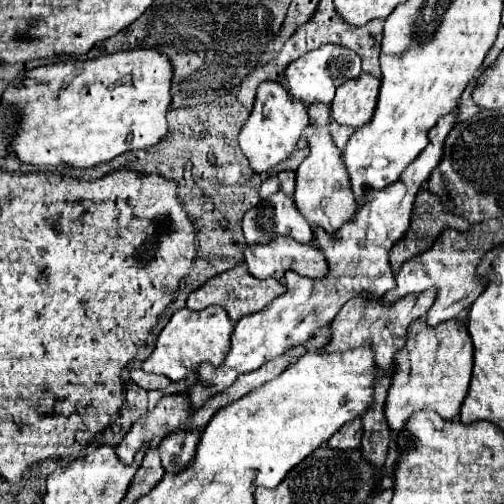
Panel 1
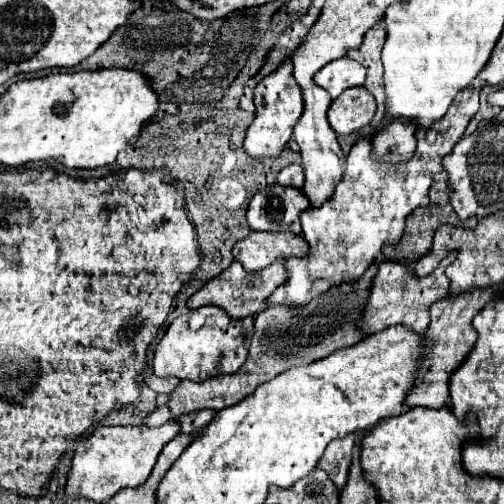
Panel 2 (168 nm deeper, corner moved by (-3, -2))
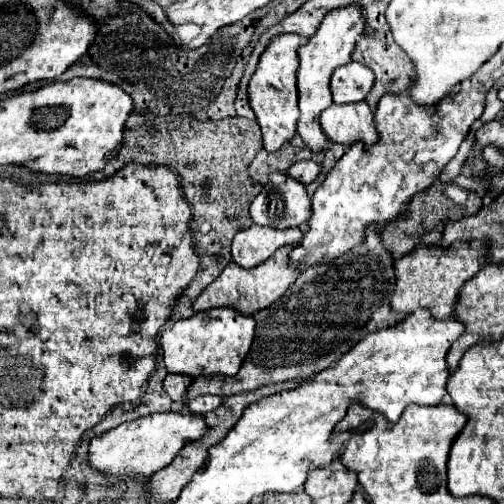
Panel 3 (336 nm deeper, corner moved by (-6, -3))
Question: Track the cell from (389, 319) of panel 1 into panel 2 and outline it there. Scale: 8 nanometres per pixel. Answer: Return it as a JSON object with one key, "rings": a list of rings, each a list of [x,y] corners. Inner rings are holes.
{"rings":[[[448,254],[448,258],[444,258],[440,266],[428,276],[416,276],[408,268],[408,264],[400,260],[384,260],[378,266],[378,274],[370,288],[370,300],[364,308],[364,318],[360,322],[364,332],[380,332],[384,328],[390,328],[392,324],[410,324],[416,332],[424,332],[430,324],[430,306],[436,300],[444,298],[450,290],[450,280],[446,278],[444,268],[452,264],[454,258],[456,254]]]}

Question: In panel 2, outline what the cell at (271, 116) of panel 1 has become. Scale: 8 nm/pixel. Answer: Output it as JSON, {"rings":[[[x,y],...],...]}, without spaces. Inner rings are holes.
{"rings":[[[284,58],[282,64],[254,88],[254,106],[256,106],[256,118],[248,128],[244,150],[254,158],[278,156],[284,150],[286,142],[290,140],[292,126],[296,124],[296,118],[300,118],[304,108],[300,86],[296,86],[296,80],[292,78],[292,60]]]}

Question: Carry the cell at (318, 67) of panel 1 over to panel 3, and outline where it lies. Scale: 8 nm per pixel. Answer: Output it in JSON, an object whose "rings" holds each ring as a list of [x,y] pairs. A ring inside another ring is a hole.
{"rings":[[[349,63],[337,67],[331,75],[333,103],[355,103],[363,101],[375,83],[375,75],[361,63]]]}

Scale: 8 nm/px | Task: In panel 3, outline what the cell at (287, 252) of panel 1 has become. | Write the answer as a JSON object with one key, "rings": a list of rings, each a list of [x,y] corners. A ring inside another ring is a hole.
{"rings":[[[251,225],[245,231],[239,231],[233,237],[231,255],[237,265],[243,269],[253,269],[265,263],[279,247],[299,245],[303,239],[301,229],[273,229],[263,225]]]}

